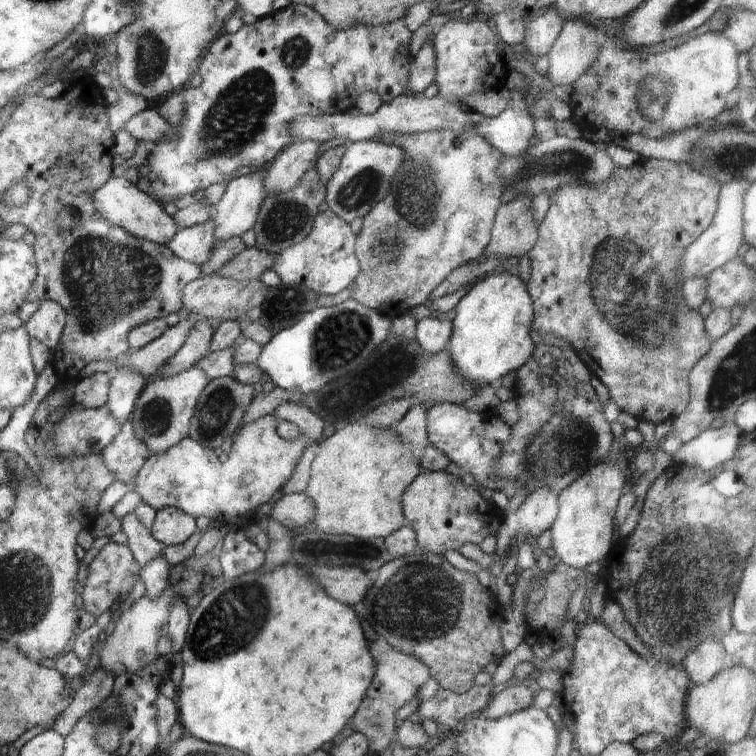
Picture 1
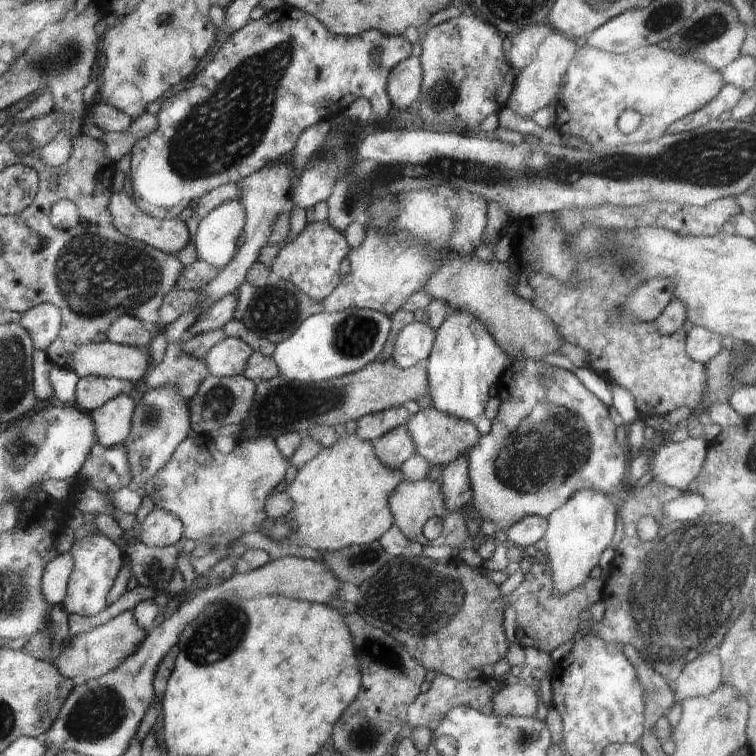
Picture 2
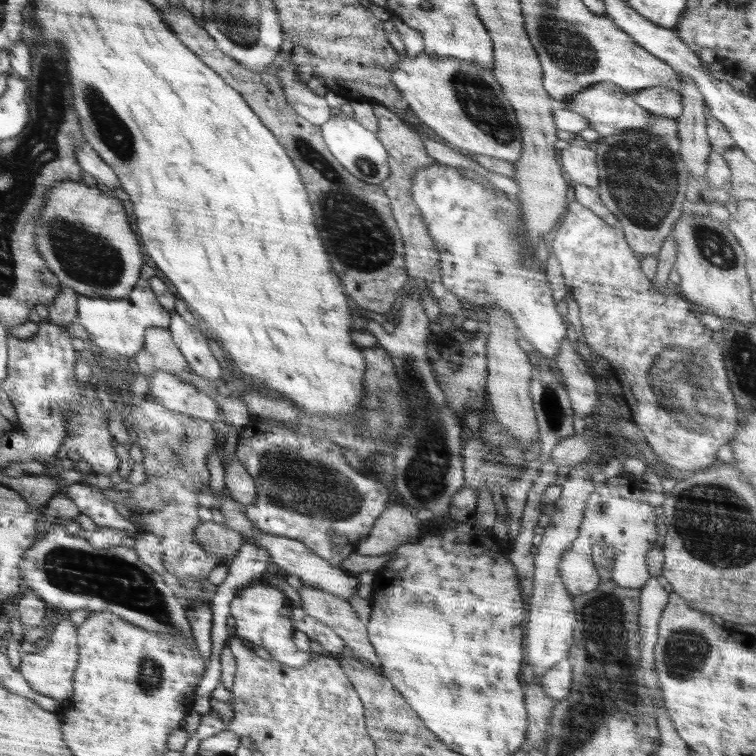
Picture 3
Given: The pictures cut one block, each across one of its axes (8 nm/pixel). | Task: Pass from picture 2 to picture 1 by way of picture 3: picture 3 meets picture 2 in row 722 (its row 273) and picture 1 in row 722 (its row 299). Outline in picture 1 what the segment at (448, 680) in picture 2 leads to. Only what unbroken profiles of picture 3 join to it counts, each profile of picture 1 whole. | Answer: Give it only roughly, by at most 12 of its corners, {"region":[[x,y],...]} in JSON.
{"region":[[492,685],[463,695],[440,689],[417,711],[439,736],[489,703]]}

